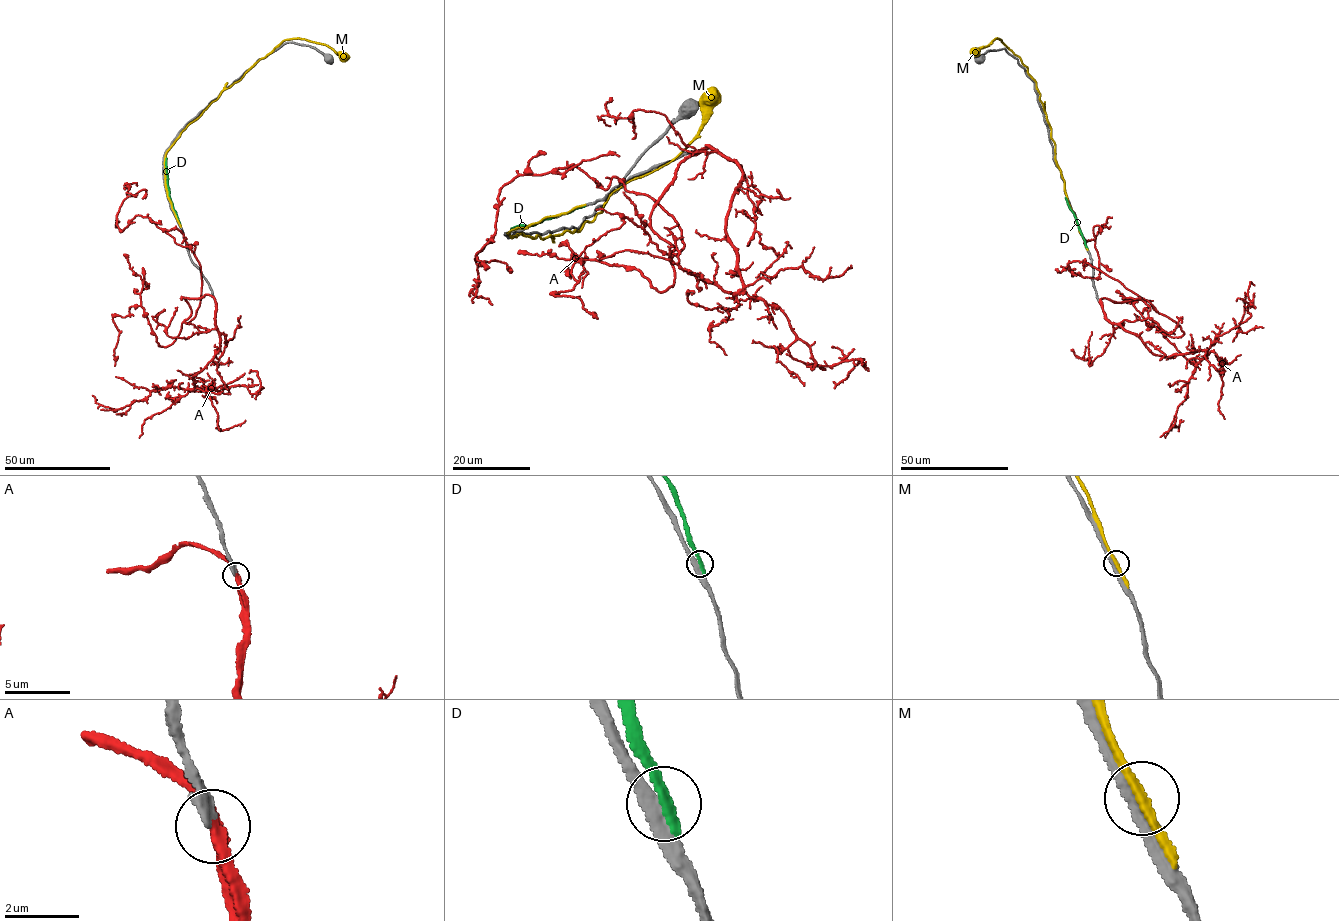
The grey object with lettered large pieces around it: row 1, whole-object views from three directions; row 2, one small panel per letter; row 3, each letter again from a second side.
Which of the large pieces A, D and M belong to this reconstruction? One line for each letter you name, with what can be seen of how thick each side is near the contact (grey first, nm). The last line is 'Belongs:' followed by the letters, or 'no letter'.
A: 320/300 nm
Belongs: A

